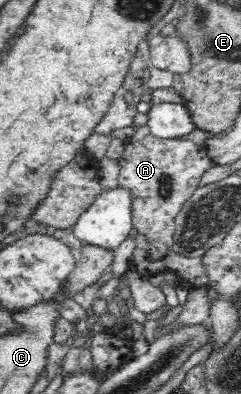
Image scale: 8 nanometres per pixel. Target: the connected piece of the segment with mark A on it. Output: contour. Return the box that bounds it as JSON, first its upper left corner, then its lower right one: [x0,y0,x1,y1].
[95,95,215,289]

